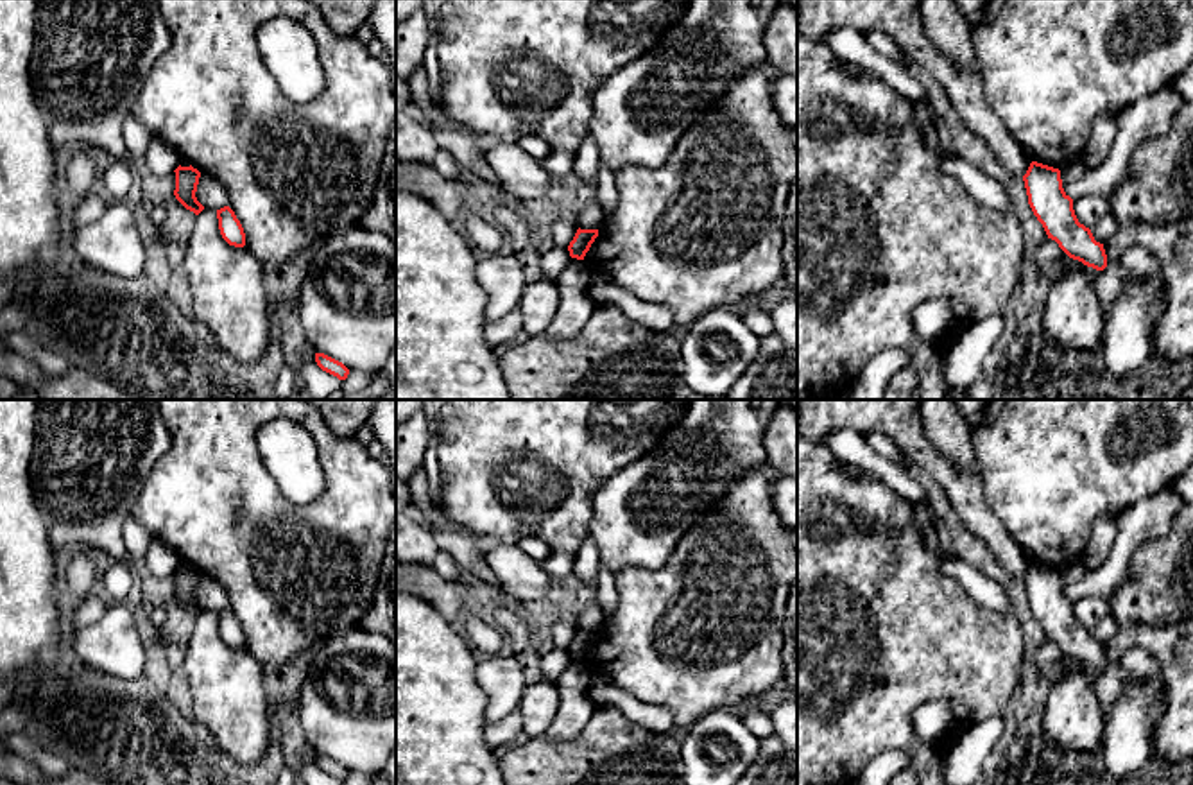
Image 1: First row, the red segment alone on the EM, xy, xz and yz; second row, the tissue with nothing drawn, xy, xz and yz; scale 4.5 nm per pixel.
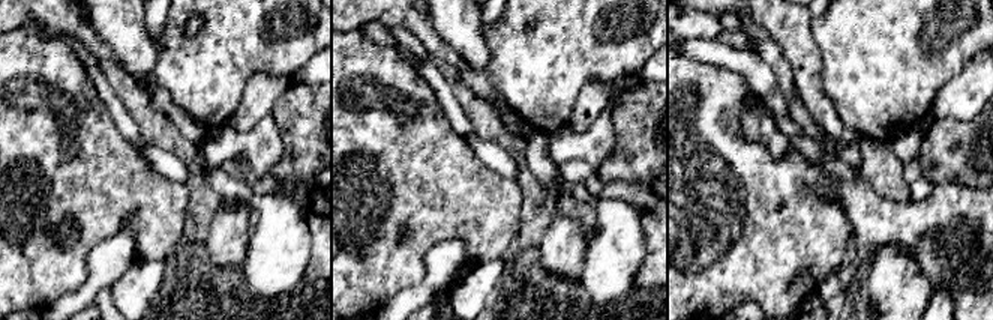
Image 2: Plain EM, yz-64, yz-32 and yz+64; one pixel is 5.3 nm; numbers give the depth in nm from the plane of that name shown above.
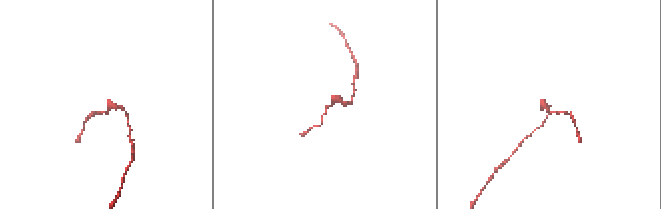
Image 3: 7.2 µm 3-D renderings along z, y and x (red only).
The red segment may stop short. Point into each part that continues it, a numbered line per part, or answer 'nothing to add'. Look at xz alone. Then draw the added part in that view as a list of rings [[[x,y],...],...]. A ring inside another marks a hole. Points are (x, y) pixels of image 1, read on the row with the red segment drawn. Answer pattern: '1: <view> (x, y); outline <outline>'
nothing to add

